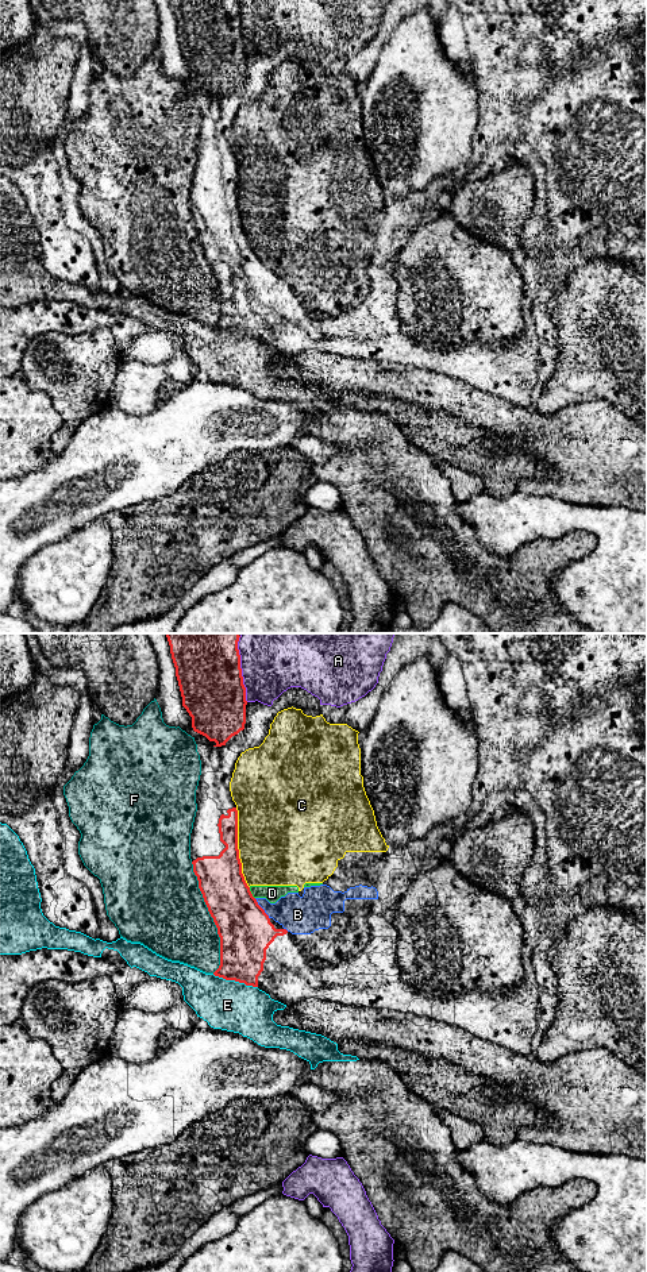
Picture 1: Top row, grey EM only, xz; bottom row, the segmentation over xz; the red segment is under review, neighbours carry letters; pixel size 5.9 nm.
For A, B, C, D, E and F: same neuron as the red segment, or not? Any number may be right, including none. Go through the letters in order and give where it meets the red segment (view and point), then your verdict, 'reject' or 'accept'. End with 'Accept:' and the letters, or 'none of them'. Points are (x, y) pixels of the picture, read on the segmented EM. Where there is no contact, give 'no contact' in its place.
A: xz (241, 669) | reject
B: xz (262, 909) | reject
C: xz (237, 848) | reject
D: xz (250, 893) | reject
E: xz (235, 981) | reject
F: xz (211, 916) | reject
Accept: none of them

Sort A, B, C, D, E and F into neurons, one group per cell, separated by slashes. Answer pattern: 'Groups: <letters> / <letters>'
Groups: A / B C D / E / F

